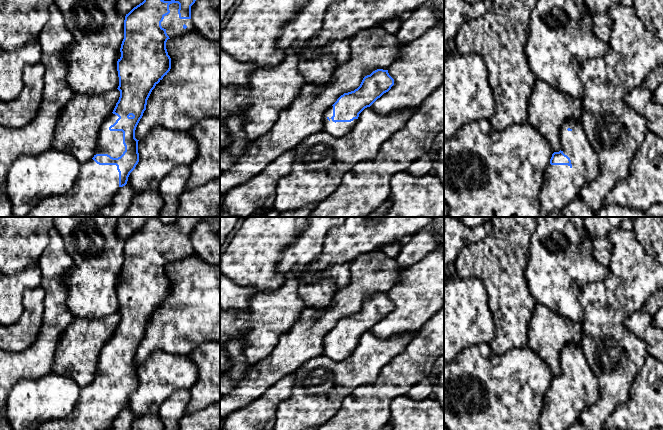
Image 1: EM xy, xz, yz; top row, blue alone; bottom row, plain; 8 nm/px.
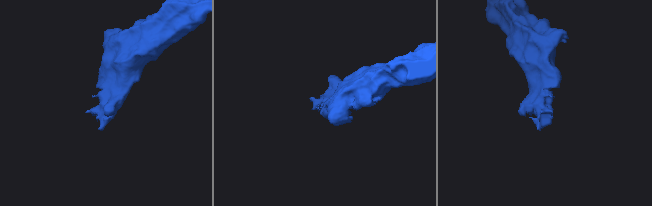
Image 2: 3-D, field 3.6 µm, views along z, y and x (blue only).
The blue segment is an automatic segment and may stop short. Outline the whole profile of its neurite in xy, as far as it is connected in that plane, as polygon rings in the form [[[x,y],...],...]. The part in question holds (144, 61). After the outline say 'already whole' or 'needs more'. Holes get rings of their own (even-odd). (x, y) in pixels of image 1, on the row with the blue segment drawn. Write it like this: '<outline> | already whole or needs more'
[[[144,0],[125,16],[121,57],[117,61],[120,97],[113,112],[99,132],[94,157],[80,167],[73,188],[61,195],[41,199],[24,217],[72,217],[75,214],[96,214],[127,184],[130,173],[139,162],[135,130],[146,110],[147,100],[155,86],[171,69],[166,49],[168,39],[178,38],[194,30],[191,6],[196,0]]] | needs more

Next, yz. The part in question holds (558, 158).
[[[570,119],[565,122],[560,129],[560,137],[561,150],[552,154],[539,194],[543,212],[562,211],[580,196],[583,186],[596,179],[600,173],[598,156],[587,138],[582,121]]] | needs more

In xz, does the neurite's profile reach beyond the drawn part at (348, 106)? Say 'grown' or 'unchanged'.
grown

